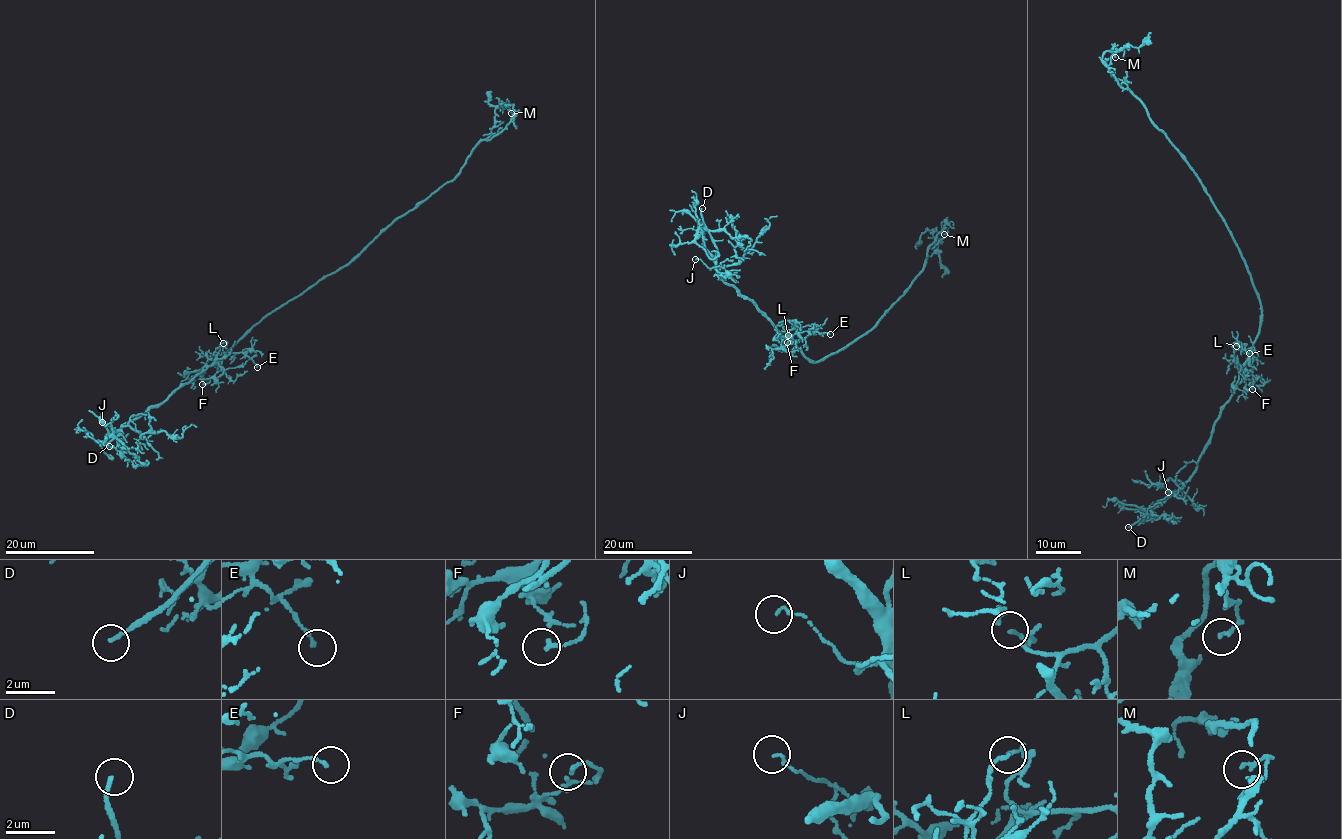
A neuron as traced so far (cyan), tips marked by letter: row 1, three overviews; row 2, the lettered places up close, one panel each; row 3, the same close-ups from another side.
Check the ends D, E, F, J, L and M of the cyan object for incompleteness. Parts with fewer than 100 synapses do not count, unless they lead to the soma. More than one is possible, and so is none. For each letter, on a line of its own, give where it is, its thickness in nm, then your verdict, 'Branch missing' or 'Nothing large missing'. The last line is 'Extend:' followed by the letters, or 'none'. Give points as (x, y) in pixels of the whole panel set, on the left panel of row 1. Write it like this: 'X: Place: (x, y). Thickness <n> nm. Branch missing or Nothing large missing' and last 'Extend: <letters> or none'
D: Place: (109, 446). Thickness 130 nm. Branch missing
E: Place: (257, 367). Thickness 130 nm. Nothing large missing
F: Place: (202, 384). Thickness 140 nm. Nothing large missing
J: Place: (102, 422). Thickness 120 nm. Nothing large missing
L: Place: (223, 343). Thickness 90 nm. Nothing large missing
M: Place: (511, 113). Thickness 90 nm. Nothing large missing
Extend: D

